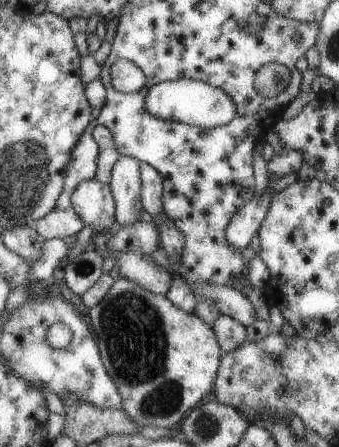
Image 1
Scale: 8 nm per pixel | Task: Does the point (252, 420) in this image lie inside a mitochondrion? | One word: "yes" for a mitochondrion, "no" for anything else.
no

